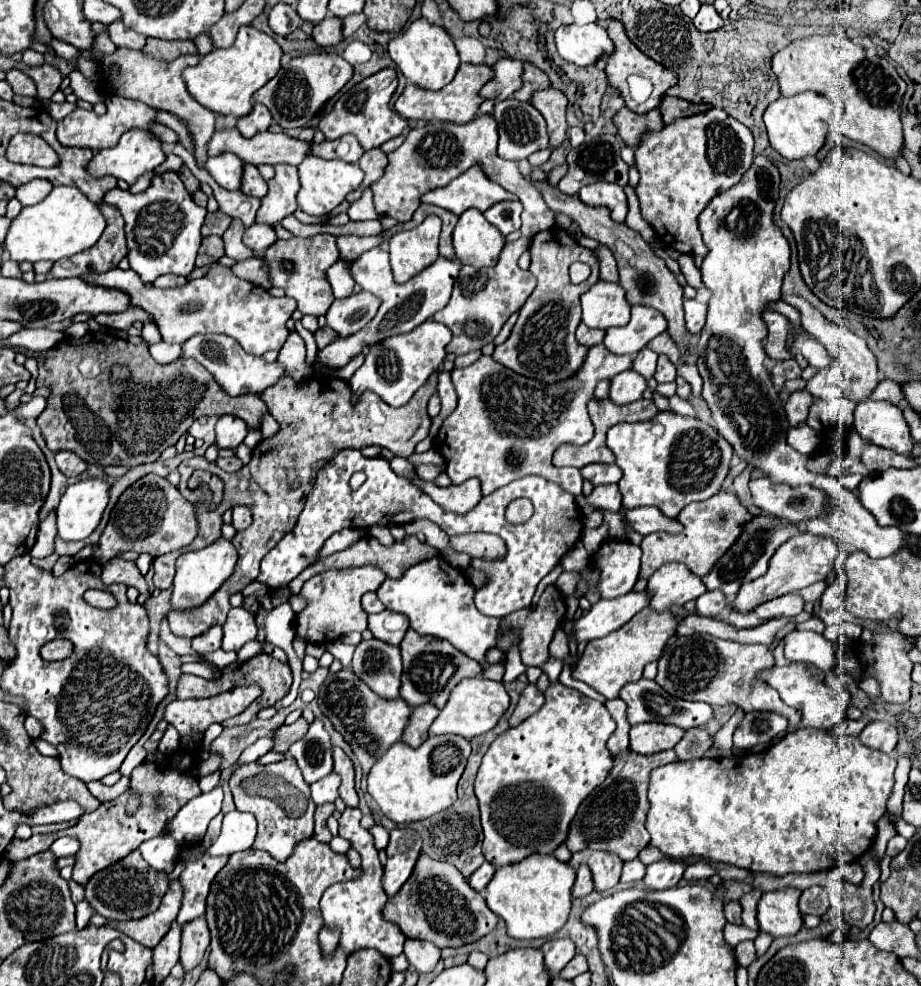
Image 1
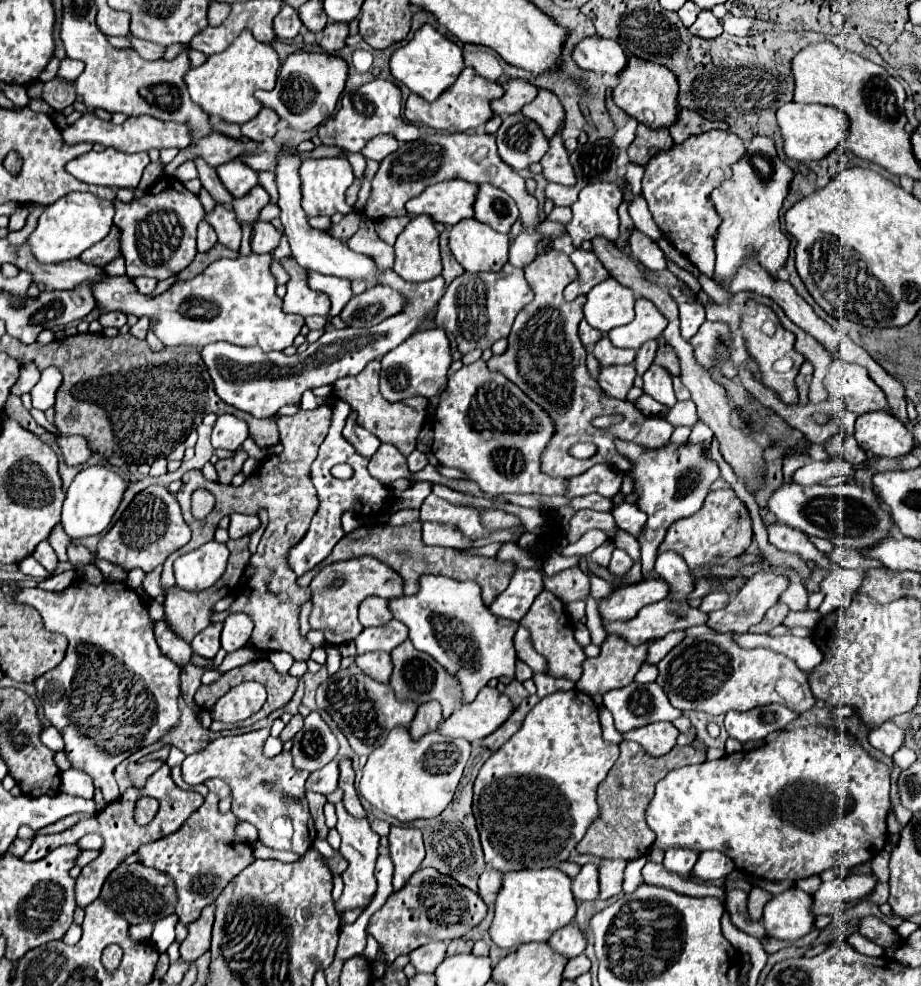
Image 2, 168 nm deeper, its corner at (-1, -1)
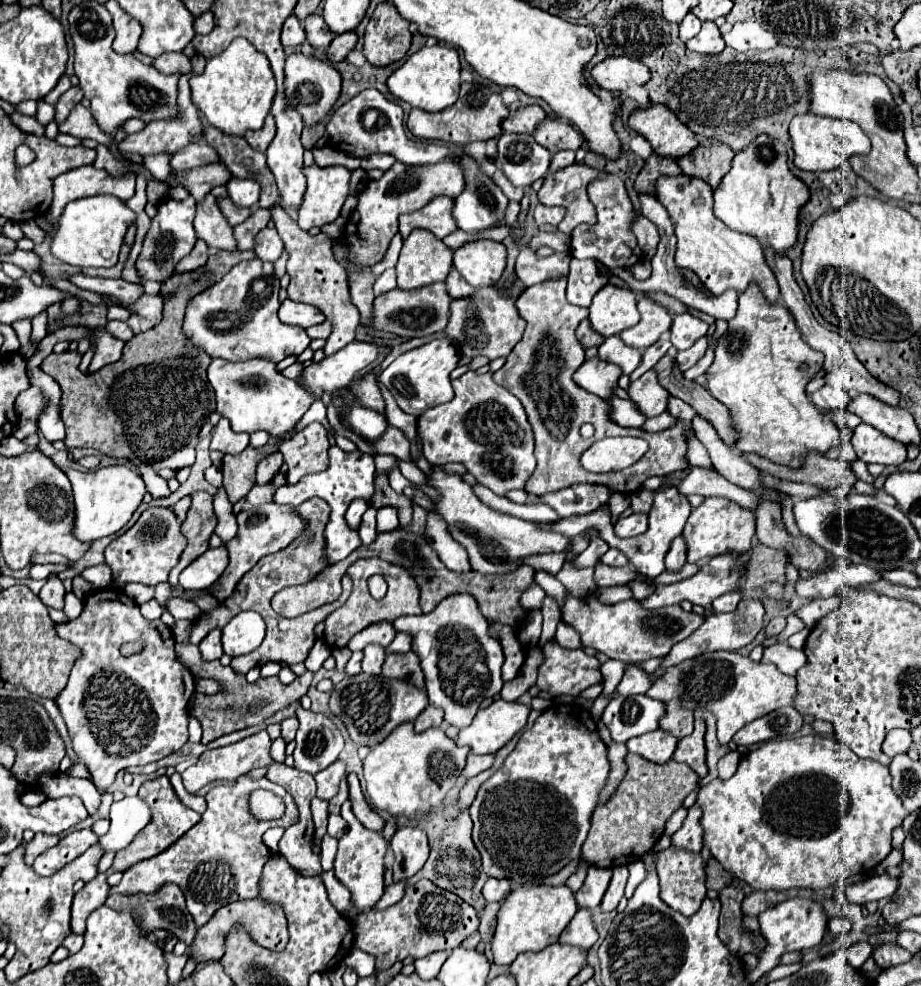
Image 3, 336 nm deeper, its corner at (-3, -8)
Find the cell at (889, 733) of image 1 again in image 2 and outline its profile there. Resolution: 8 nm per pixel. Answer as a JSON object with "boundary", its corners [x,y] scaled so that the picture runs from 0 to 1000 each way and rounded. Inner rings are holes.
{"boundary":[[[960,732],[958,736],[949,738],[945,744],[942,744],[942,753],[953,759],[955,763],[960,763],[962,767],[969,767],[982,753],[982,742],[971,736],[969,732]]]}

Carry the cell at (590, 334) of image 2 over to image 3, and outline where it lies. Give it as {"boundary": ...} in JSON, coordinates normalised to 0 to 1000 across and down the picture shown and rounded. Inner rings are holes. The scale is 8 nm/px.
{"boundary":[[[634,324],[634,326],[628,330],[625,342],[628,342],[628,346],[632,348],[634,354],[638,354],[638,352],[649,352],[649,350],[656,346],[656,342],[649,340],[649,338],[641,332],[641,326],[638,326],[638,324]]]}

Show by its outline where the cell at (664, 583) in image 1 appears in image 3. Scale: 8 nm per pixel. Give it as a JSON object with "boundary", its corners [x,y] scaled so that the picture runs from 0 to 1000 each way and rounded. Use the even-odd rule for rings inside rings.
{"boundary":[[[738,543],[736,547],[730,549],[730,555],[723,563],[723,577],[725,579],[736,579],[736,577],[743,575],[743,571],[745,571],[745,549]]]}

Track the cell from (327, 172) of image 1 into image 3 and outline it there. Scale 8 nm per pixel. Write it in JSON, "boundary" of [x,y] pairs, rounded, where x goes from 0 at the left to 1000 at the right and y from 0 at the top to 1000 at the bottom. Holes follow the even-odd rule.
{"boundary":[[[345,169],[330,171],[332,196],[324,212],[324,230],[334,234],[337,230],[350,230],[360,226],[374,208],[380,192],[382,173],[376,169]]]}

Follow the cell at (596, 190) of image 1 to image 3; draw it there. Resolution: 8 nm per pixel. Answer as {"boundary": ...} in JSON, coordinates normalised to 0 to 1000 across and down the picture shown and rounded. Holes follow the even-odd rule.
{"boundary":[[[658,177],[654,182],[645,182],[638,188],[638,200],[649,216],[647,228],[628,228],[619,238],[619,259],[625,263],[649,263],[658,271],[686,271],[697,263],[697,255],[686,236],[688,226],[688,210],[680,196],[678,184],[669,177]]]}

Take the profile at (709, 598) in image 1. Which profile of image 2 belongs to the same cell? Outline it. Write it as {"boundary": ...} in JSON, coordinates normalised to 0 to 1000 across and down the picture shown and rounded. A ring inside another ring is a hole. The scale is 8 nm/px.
{"boundary":[[[773,600],[773,602],[769,602],[769,604],[762,606],[760,619],[767,621],[767,623],[771,623],[771,621],[775,621],[775,619],[786,617],[790,611],[793,611],[793,602],[790,602],[790,600]]]}

